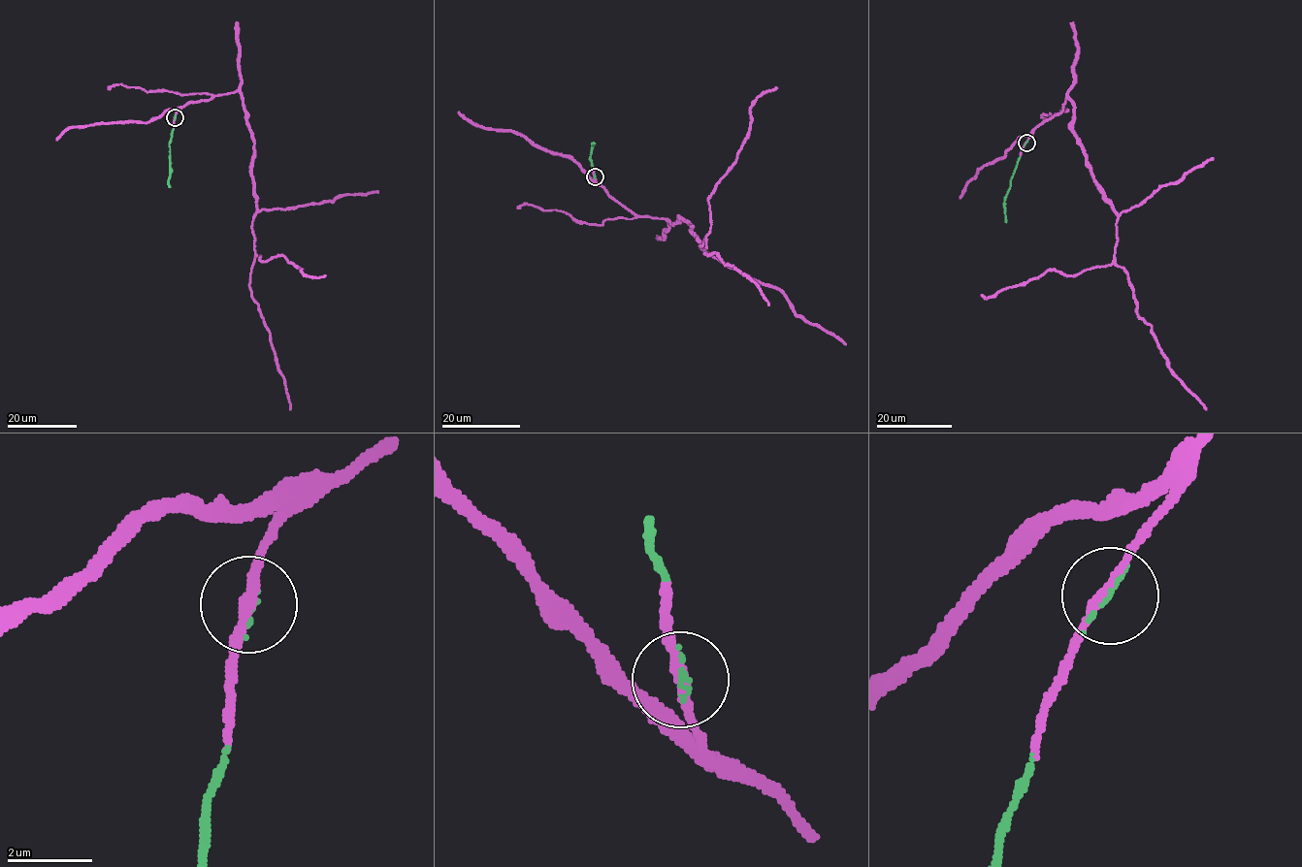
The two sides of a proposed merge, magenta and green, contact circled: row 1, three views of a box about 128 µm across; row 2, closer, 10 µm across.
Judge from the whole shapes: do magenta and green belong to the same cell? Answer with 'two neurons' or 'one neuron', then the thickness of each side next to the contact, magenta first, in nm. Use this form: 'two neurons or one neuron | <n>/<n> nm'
one neuron | 220/90 nm

